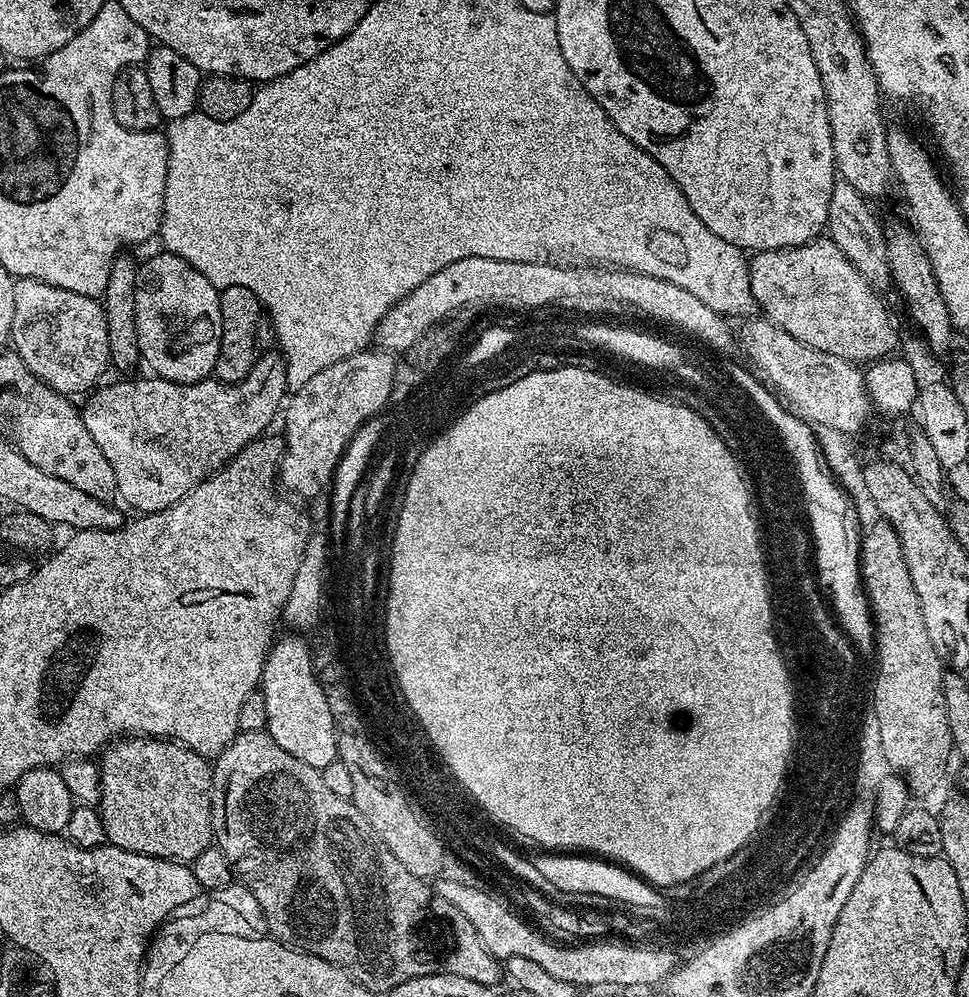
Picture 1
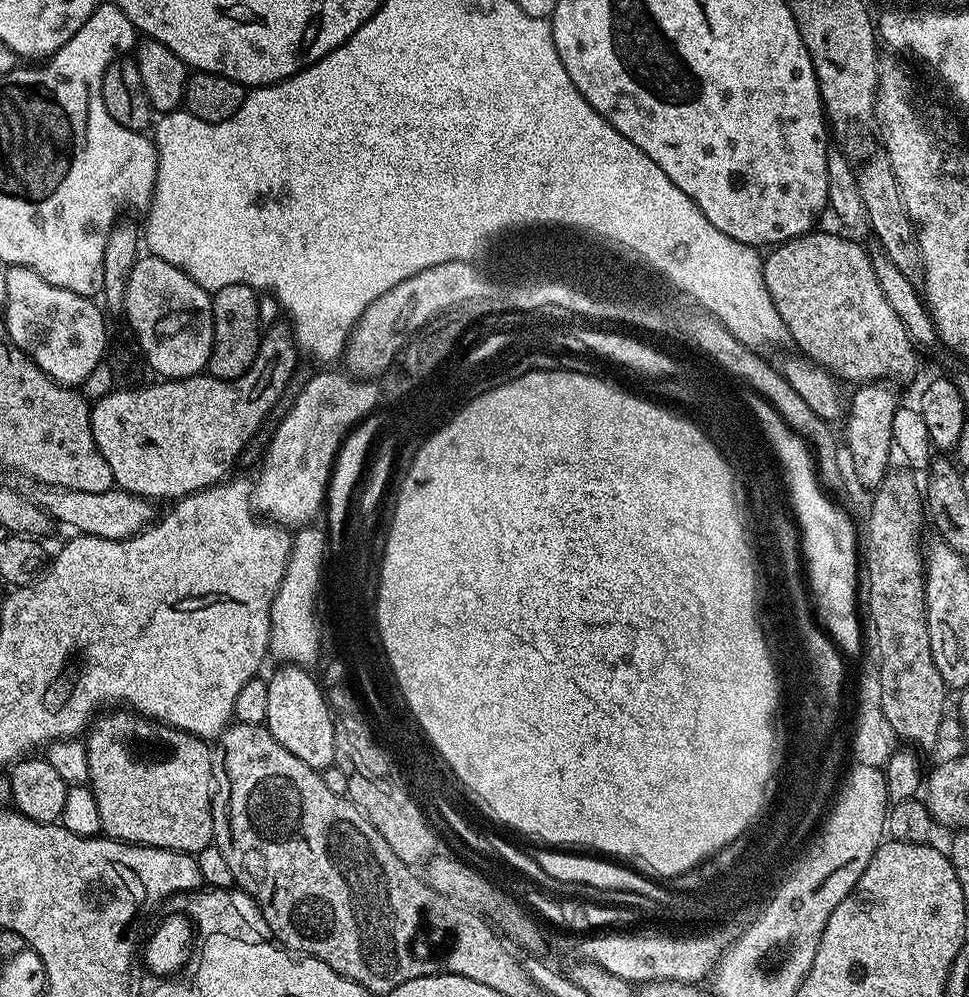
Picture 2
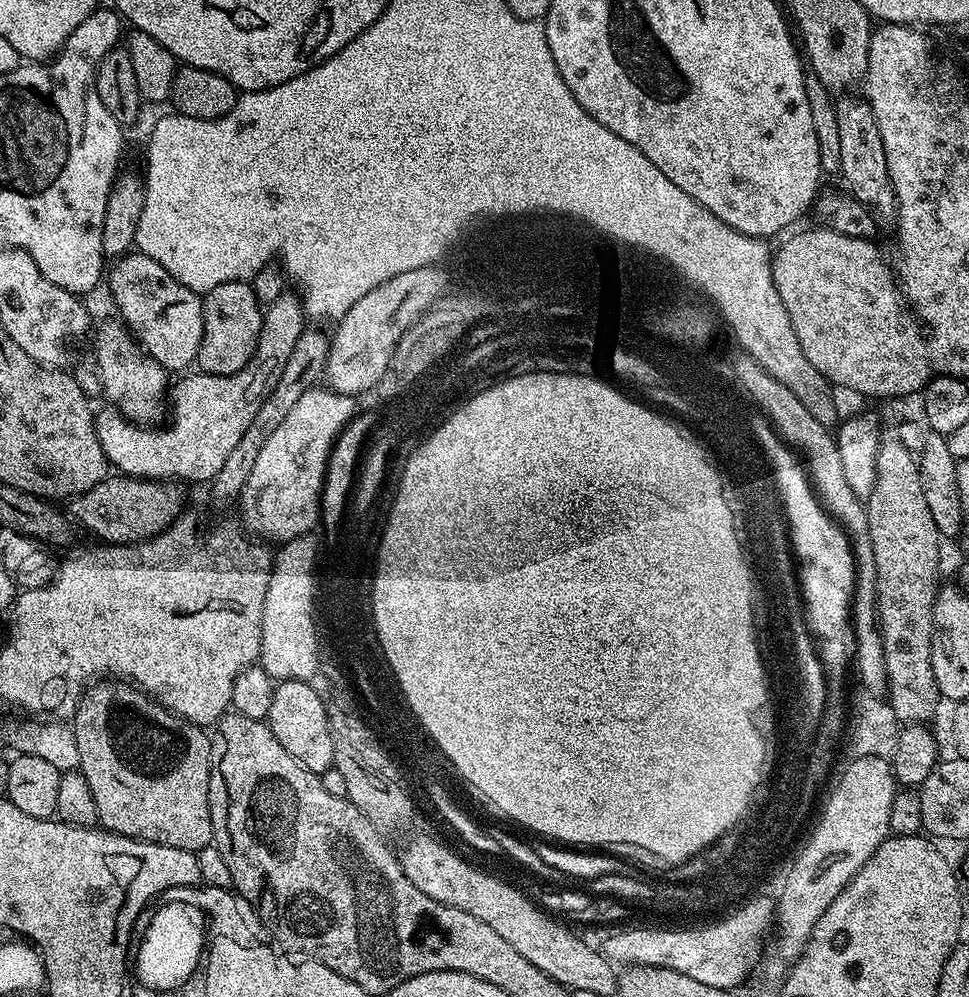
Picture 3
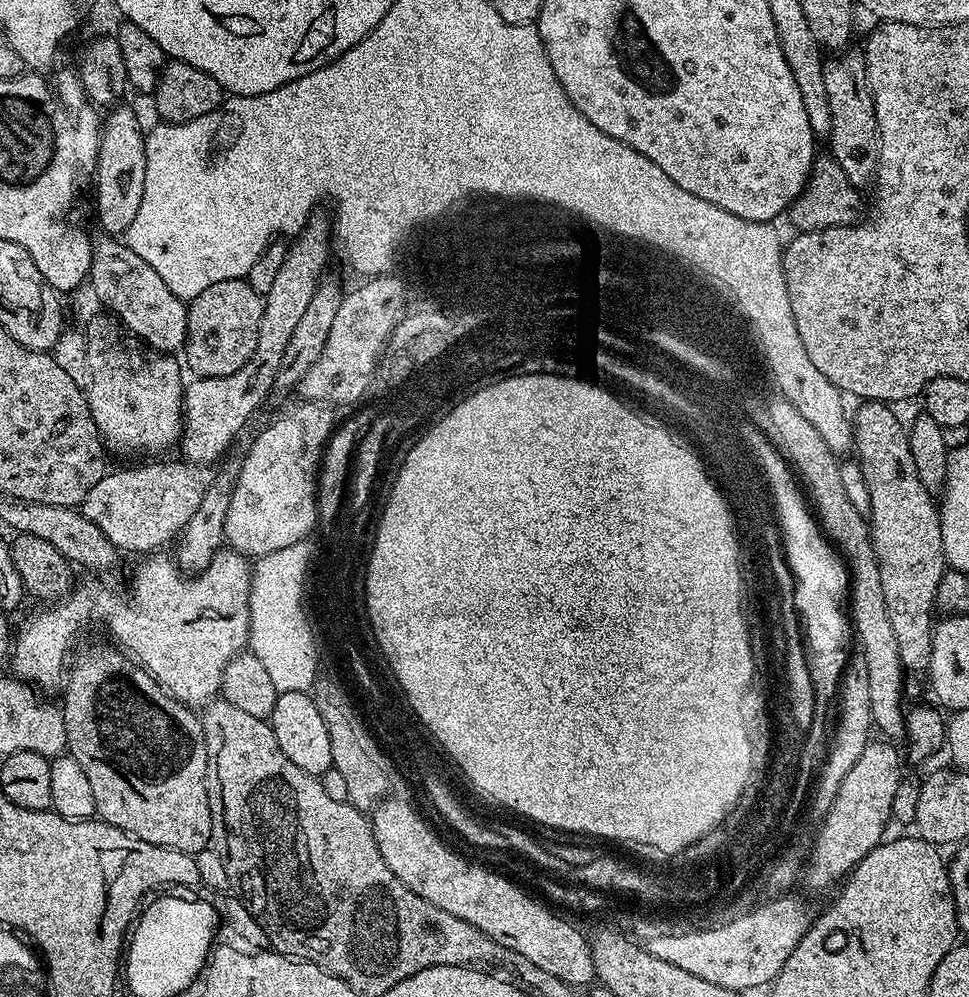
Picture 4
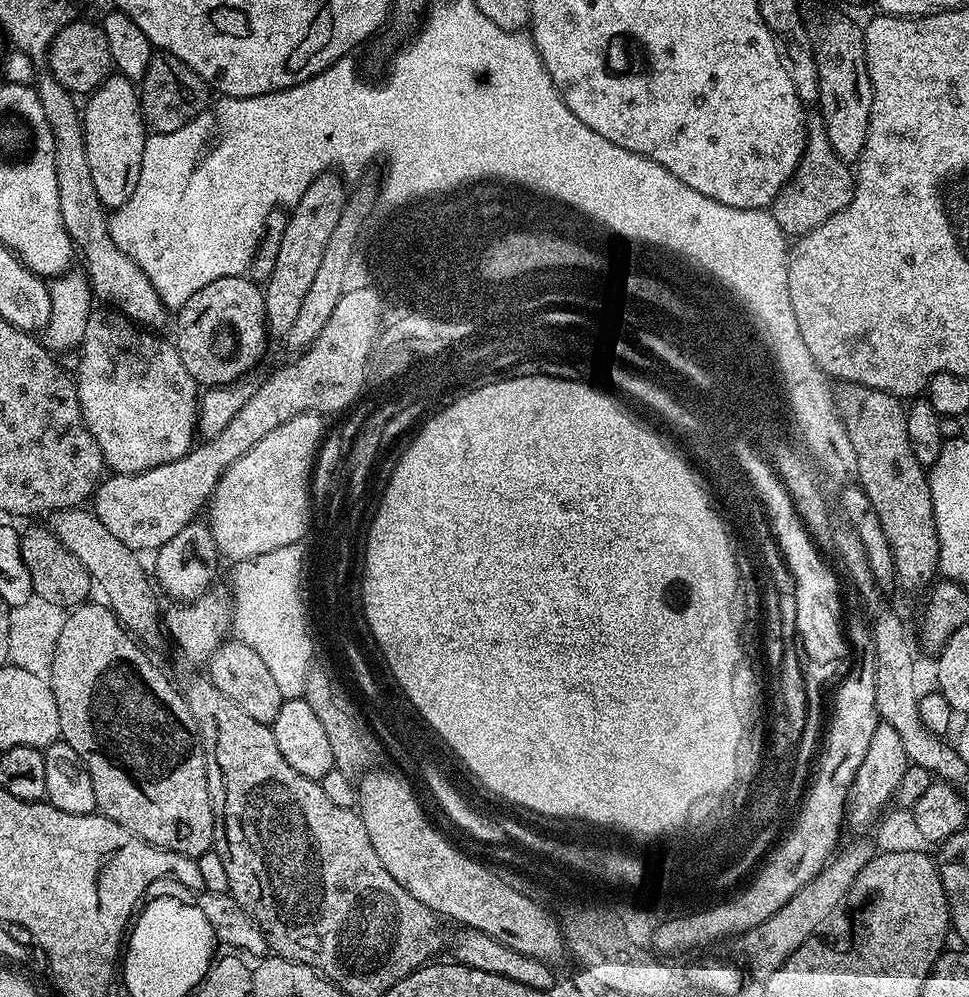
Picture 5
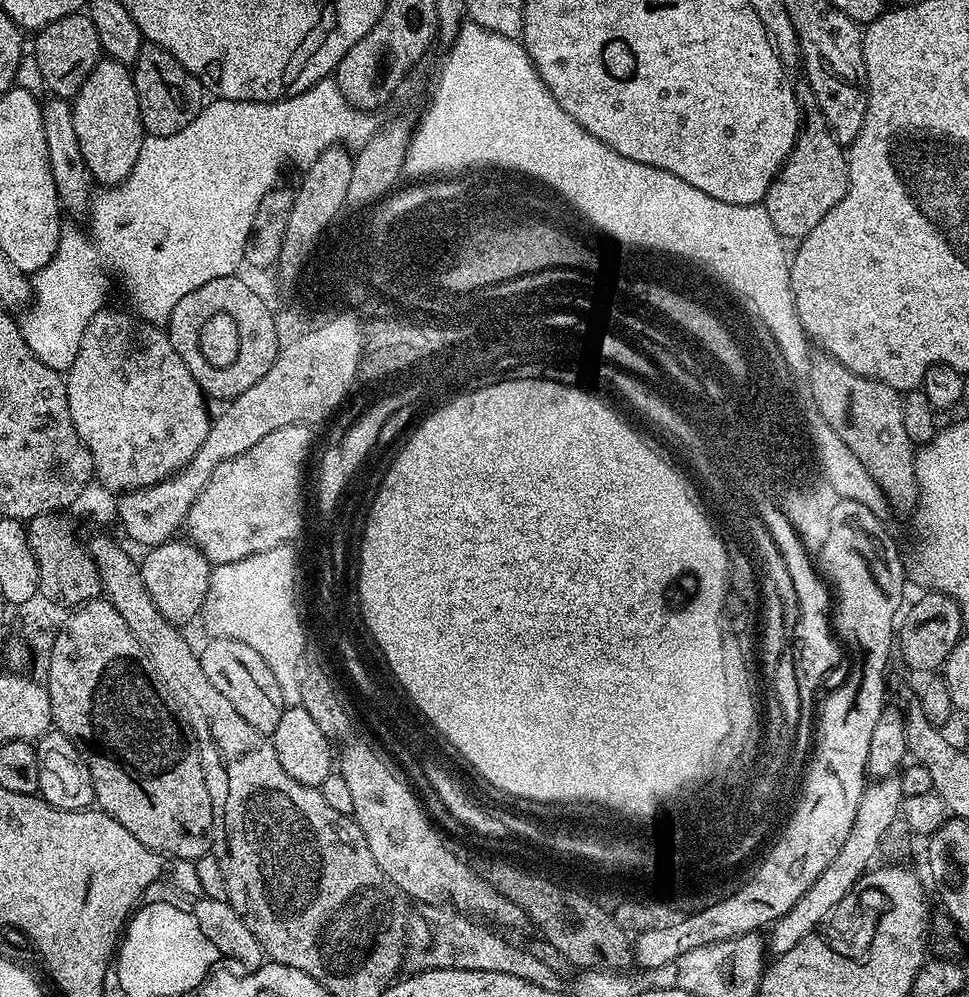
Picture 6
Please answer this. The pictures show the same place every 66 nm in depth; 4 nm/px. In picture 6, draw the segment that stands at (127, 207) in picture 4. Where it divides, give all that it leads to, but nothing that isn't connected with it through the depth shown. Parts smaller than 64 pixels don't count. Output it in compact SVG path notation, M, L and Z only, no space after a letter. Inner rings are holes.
M101 58L86 82L82 82L71 105L74 134L78 134L78 146L86 166L92 171L93 181L100 186L120 184L134 170L144 141L138 94L134 90L129 65Z

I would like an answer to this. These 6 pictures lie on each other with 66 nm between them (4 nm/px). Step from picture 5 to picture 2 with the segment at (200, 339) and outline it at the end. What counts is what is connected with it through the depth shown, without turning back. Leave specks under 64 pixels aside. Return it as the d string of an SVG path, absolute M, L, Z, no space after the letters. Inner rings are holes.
M239 284L226 286L212 296L212 317L214 318L214 342L208 359L207 375L219 380L236 380L254 362L262 329L259 322L259 302L257 289Z

